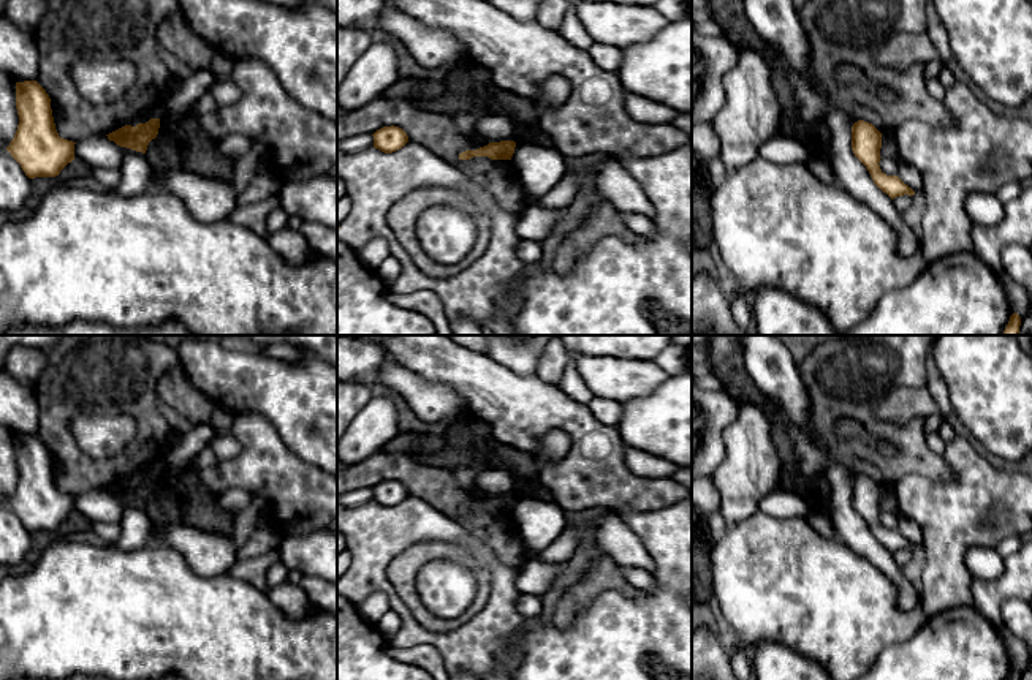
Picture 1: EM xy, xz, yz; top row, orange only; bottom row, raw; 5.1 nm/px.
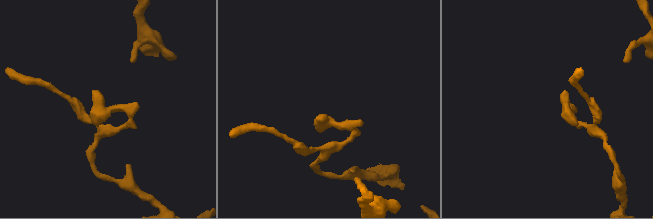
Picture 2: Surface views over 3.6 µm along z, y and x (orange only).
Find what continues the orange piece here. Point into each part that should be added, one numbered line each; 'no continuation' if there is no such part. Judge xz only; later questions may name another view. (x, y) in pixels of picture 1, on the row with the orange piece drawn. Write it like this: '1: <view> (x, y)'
no continuation

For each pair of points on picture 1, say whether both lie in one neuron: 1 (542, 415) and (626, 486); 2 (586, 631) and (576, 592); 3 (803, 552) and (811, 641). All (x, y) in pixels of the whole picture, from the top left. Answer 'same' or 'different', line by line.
1: same
2: different
3: same

